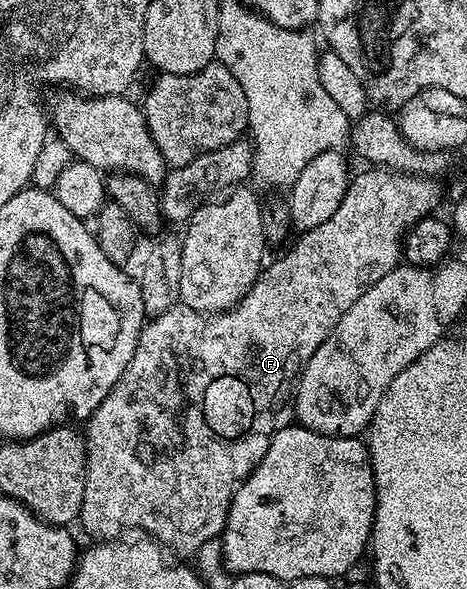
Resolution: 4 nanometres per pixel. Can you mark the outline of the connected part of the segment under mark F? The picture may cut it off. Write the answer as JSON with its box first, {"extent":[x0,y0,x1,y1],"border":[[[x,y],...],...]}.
{"extent":[78,166,441,558],"border":[[[375,166],[367,170],[369,172],[360,172],[357,176],[355,173],[351,177],[346,194],[342,202],[338,202],[338,210],[334,210],[332,217],[326,218],[322,226],[314,226],[314,230],[299,233],[300,241],[281,260],[274,261],[272,265],[269,263],[261,271],[254,286],[250,286],[250,290],[233,308],[229,308],[227,312],[209,314],[190,310],[186,305],[178,303],[170,310],[151,317],[145,323],[138,338],[138,346],[134,350],[134,358],[130,358],[126,370],[122,370],[118,382],[114,382],[110,394],[106,394],[98,410],[94,410],[94,414],[86,421],[88,473],[78,524],[79,527],[84,527],[86,535],[93,536],[91,538],[93,541],[107,542],[131,533],[128,532],[131,528],[141,528],[144,531],[141,533],[145,537],[163,544],[169,553],[180,558],[192,558],[204,542],[219,537],[223,533],[228,521],[228,507],[231,506],[237,489],[265,456],[272,436],[278,430],[287,428],[293,423],[294,385],[299,377],[300,369],[306,366],[306,362],[310,362],[314,350],[318,350],[318,346],[326,342],[334,326],[338,326],[342,314],[346,314],[346,310],[350,310],[350,306],[354,306],[354,302],[358,302],[358,298],[362,298],[362,294],[366,294],[366,290],[374,286],[378,278],[386,278],[390,270],[398,267],[402,260],[402,245],[409,231],[419,220],[429,219],[435,213],[432,211],[440,204],[441,181],[439,179],[410,172],[394,172]]]}

